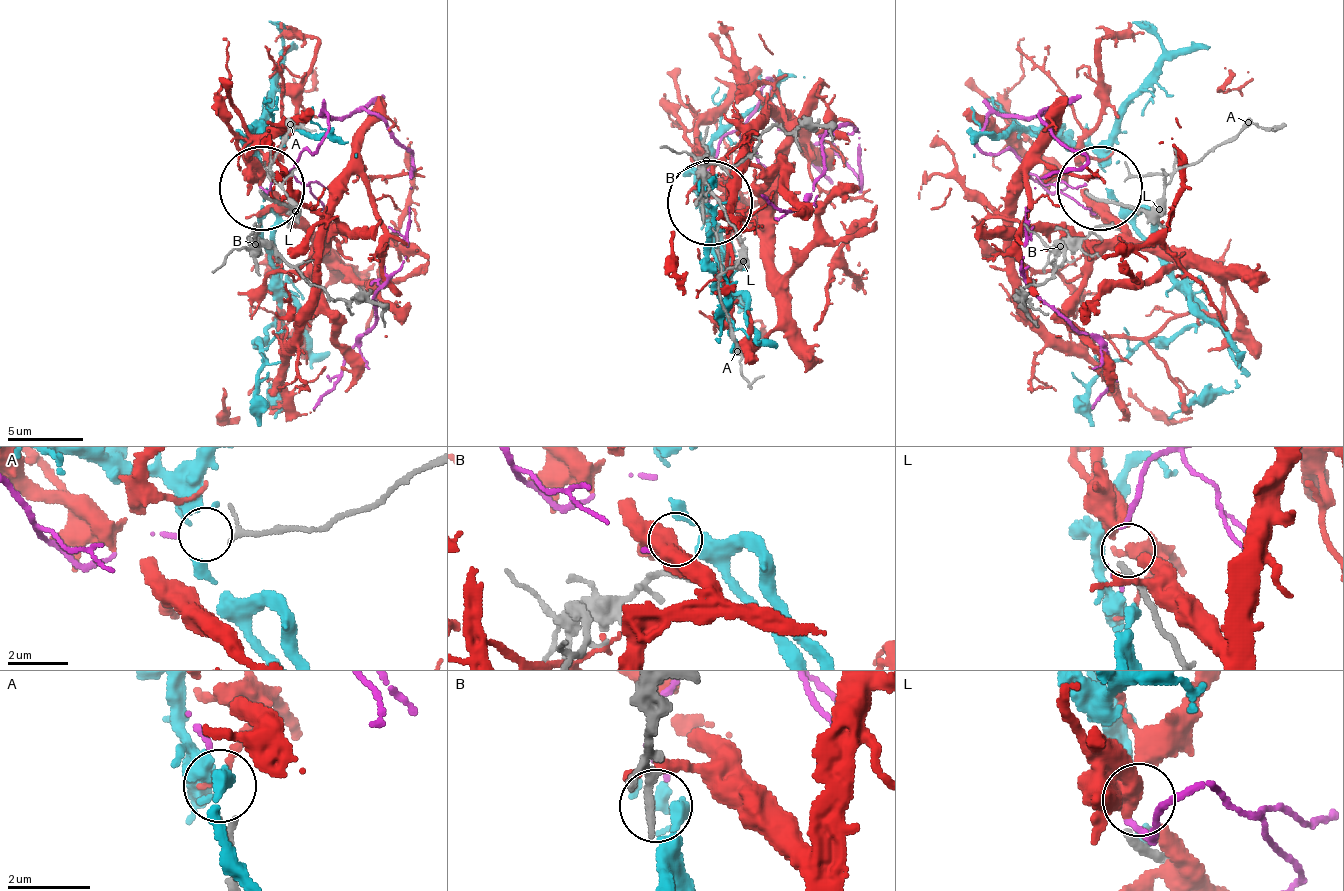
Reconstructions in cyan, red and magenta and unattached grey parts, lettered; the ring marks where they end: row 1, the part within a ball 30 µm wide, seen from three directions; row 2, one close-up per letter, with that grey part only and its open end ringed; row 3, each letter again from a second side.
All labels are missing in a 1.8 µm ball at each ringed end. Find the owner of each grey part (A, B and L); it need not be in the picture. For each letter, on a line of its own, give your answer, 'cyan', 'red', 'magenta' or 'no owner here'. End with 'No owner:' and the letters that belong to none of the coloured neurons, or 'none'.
A: magenta
B: cyan
L: red
No owner: none

